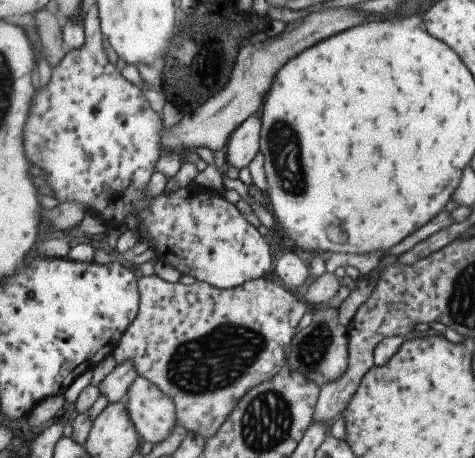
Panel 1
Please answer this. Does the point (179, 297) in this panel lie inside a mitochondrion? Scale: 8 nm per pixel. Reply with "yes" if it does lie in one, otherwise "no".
no

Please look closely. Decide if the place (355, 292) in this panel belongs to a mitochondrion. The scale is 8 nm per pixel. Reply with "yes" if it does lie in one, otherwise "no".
no

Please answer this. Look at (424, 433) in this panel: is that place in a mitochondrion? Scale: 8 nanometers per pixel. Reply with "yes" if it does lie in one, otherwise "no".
no

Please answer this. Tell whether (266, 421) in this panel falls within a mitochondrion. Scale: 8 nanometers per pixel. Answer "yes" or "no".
yes

